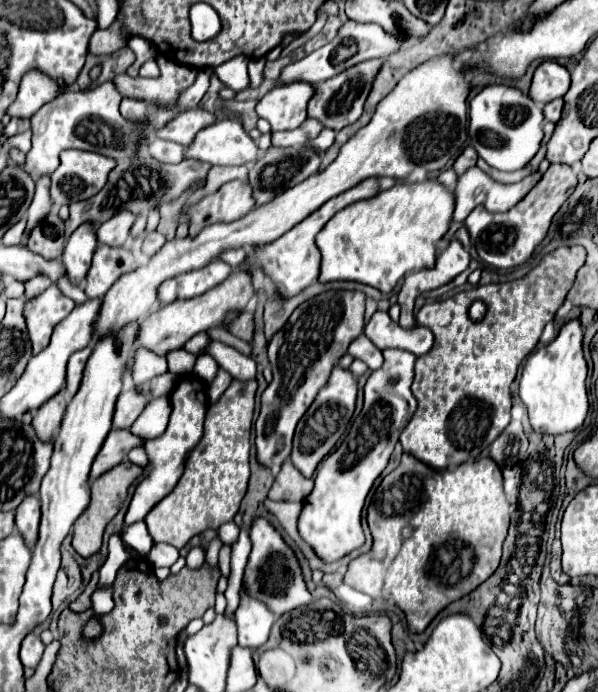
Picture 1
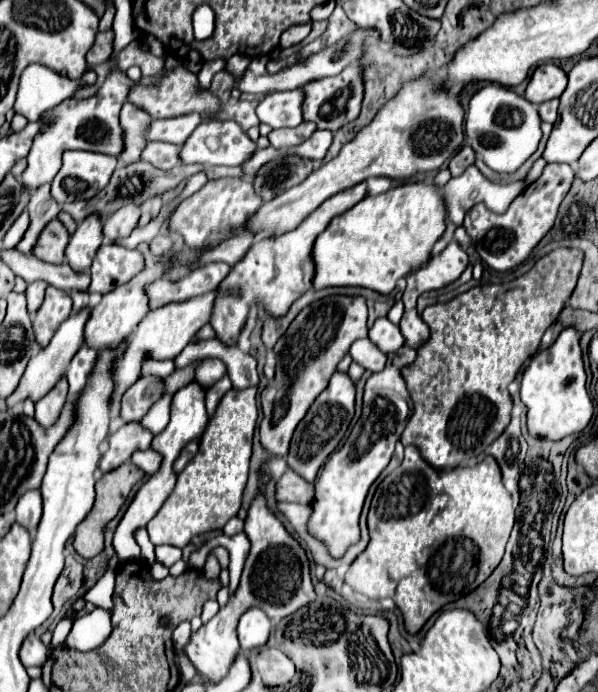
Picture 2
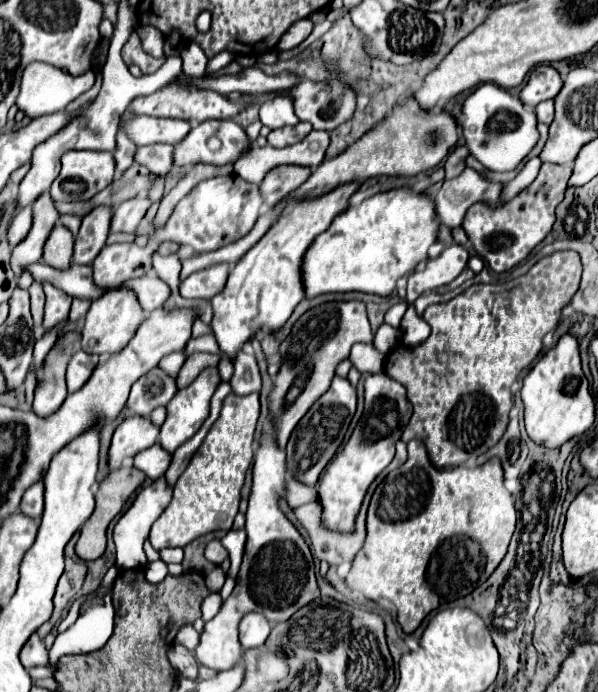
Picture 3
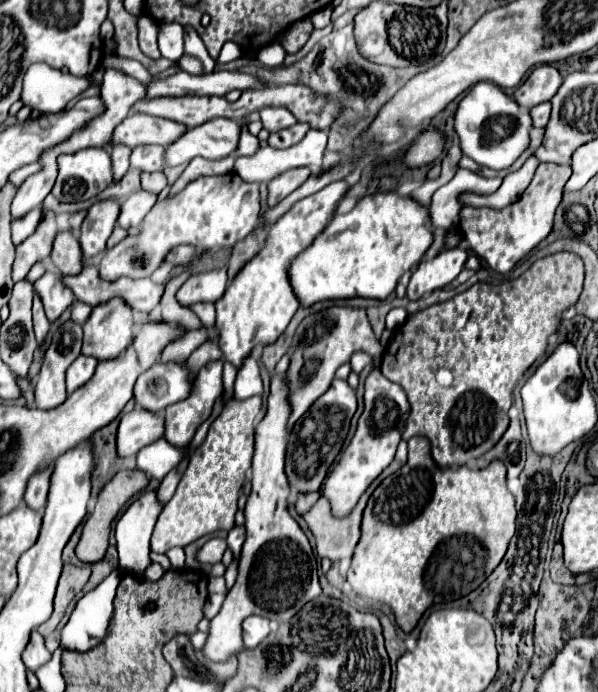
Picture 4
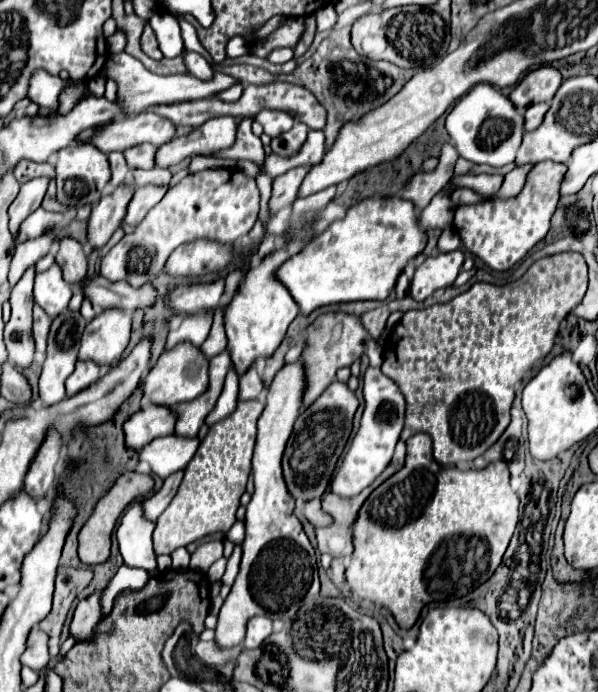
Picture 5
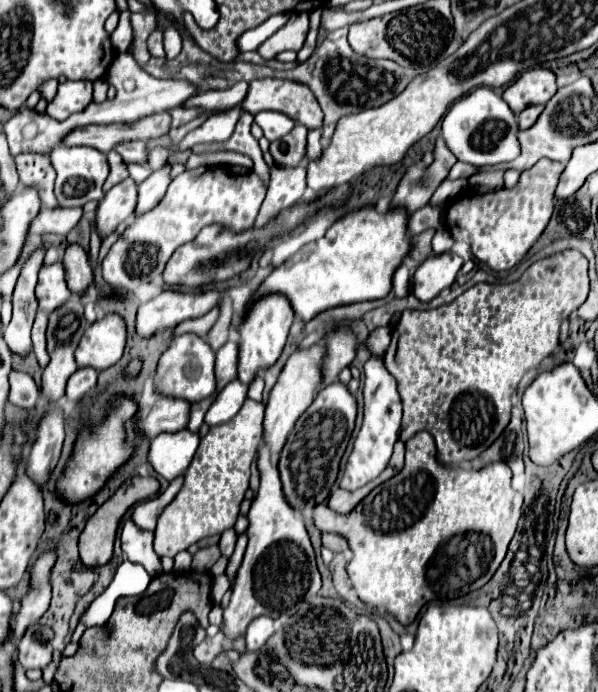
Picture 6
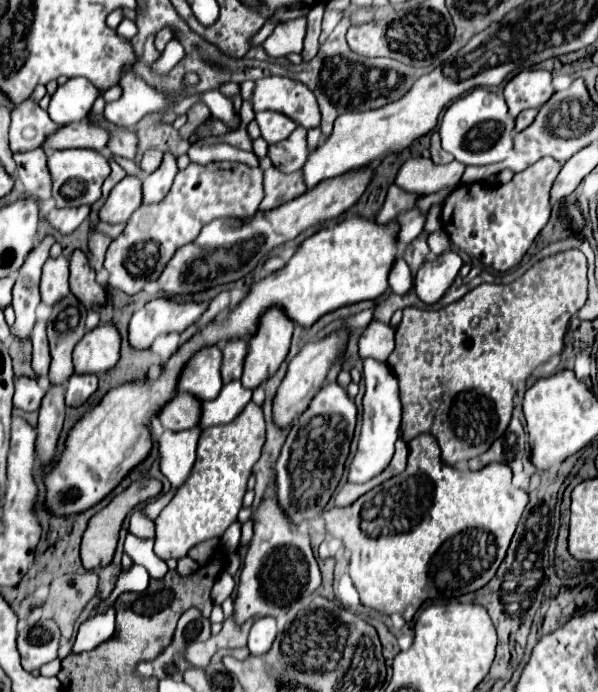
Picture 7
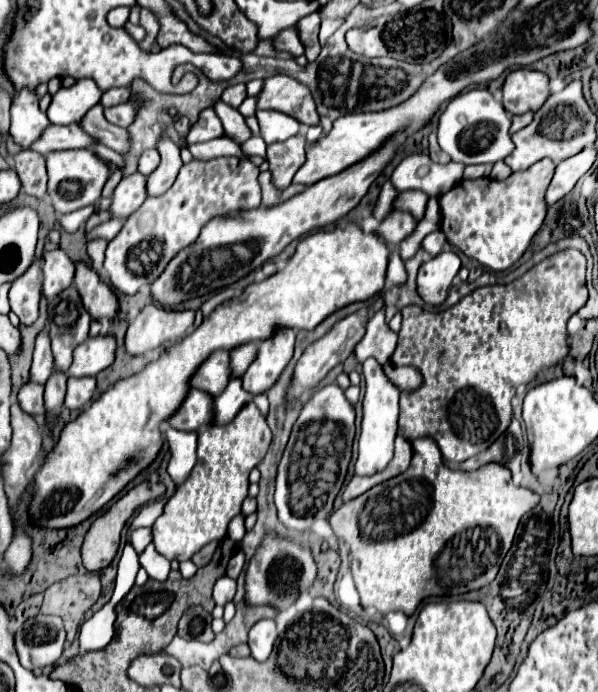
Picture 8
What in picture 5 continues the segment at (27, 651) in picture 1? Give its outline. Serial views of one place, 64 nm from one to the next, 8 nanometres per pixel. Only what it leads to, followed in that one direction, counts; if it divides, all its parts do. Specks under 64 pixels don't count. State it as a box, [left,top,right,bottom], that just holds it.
[20,626,50,672]

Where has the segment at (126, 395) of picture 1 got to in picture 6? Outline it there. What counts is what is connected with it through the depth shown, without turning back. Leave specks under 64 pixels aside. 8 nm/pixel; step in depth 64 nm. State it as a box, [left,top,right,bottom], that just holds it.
[154,334,216,400]

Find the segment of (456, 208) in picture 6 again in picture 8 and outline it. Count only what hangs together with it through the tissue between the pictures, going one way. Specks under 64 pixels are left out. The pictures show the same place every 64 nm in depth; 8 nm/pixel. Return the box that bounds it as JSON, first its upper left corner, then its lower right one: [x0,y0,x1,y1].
[438,158,556,272]

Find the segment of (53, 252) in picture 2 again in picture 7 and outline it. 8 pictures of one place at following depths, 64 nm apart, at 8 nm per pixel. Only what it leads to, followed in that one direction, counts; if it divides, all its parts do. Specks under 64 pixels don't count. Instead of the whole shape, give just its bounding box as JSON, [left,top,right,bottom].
[70,250,106,308]

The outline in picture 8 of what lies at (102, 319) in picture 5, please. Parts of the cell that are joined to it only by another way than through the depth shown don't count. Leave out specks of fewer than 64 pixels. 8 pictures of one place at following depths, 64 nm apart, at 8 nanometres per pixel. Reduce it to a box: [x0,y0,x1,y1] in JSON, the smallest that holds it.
[68,334,116,376]

